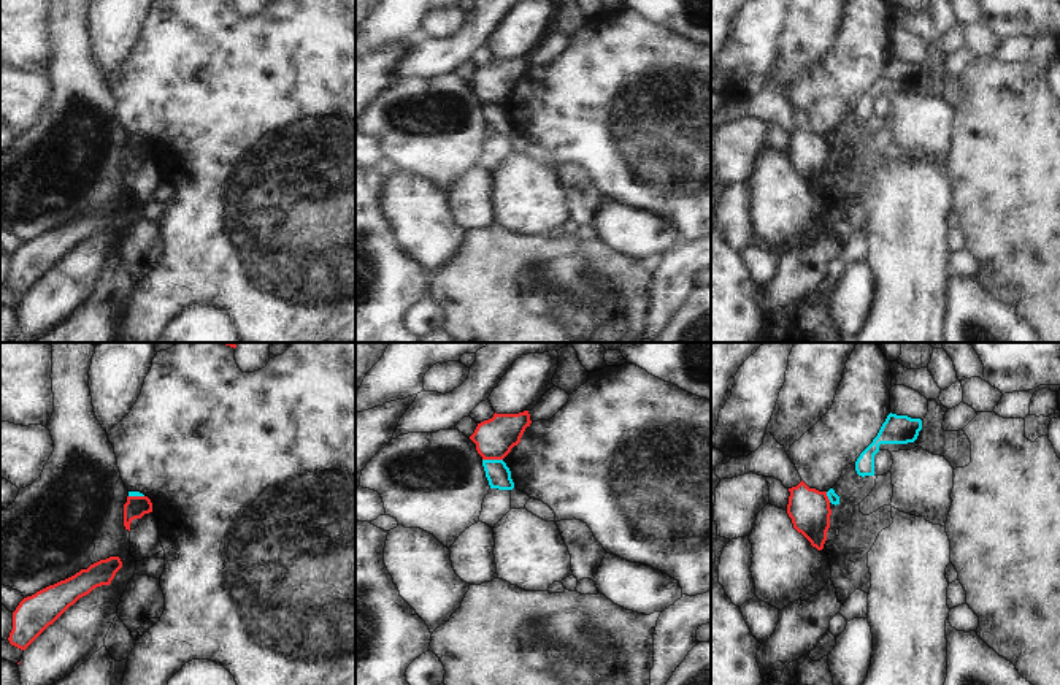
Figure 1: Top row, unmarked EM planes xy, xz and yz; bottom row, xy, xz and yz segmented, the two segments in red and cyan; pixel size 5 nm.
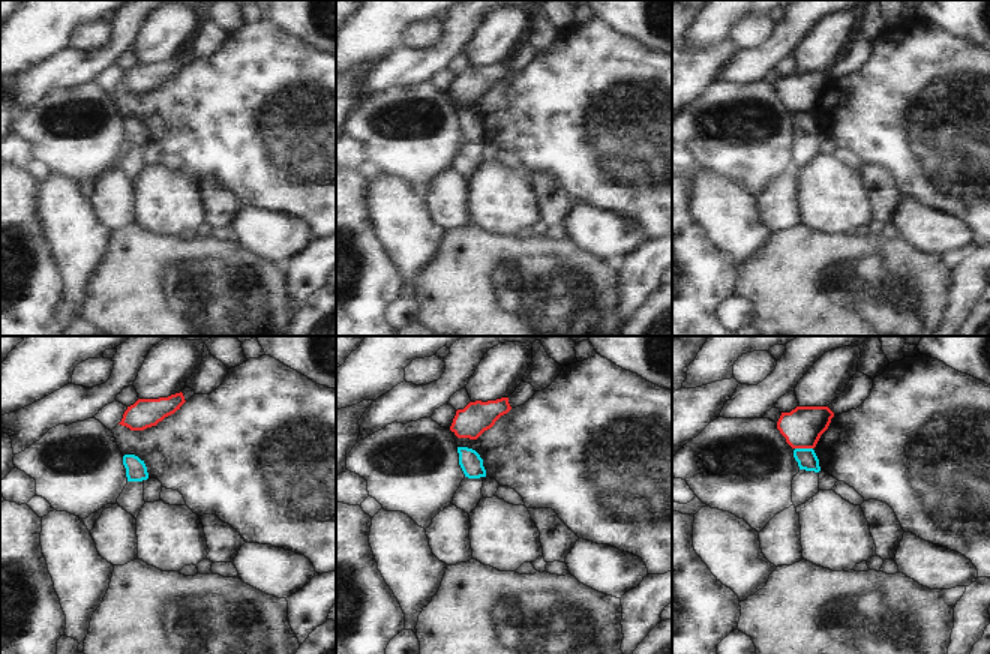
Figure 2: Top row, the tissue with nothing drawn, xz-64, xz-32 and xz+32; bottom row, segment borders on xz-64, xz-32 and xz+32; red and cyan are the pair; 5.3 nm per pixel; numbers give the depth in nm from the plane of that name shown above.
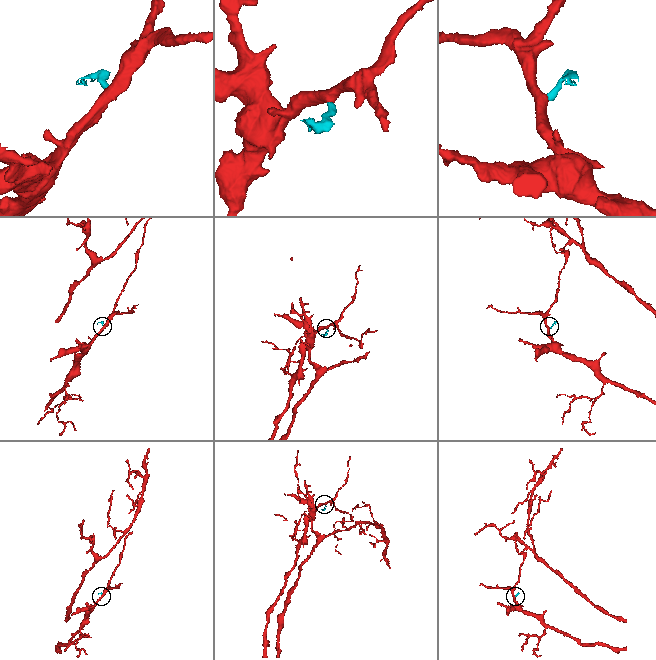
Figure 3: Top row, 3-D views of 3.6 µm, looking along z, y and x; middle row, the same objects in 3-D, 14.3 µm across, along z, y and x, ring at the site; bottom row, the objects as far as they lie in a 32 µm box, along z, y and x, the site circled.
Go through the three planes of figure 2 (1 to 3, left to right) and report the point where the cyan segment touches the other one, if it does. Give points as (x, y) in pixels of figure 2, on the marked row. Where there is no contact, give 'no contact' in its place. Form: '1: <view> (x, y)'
1: no contact
2: no contact
3: xz+32 (804, 447)

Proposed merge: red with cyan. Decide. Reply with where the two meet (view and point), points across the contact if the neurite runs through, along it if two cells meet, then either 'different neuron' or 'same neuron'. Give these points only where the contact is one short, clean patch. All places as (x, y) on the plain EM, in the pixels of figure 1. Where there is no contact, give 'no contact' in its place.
contact xz (492, 103); border xz (483, 103), (502, 105); different neuron

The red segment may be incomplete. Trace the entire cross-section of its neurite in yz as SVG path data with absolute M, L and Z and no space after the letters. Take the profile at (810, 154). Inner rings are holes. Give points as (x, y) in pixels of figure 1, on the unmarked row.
M803 125L789 133L787 159L793 173L801 178L812 192L824 193L830 173L830 144L827 136L809 133Z

